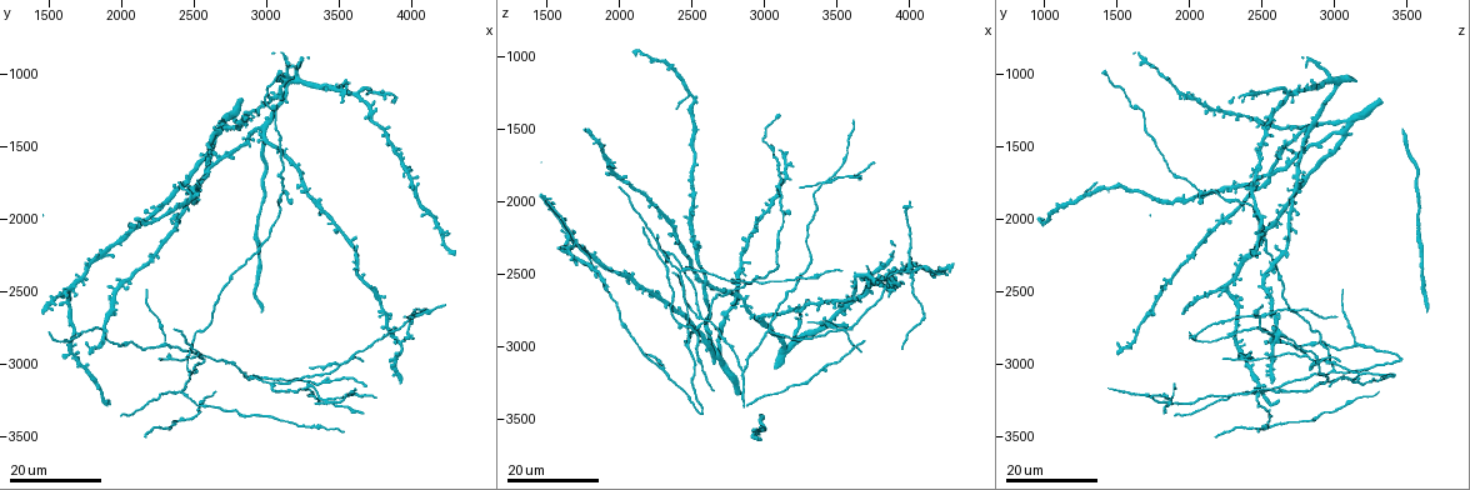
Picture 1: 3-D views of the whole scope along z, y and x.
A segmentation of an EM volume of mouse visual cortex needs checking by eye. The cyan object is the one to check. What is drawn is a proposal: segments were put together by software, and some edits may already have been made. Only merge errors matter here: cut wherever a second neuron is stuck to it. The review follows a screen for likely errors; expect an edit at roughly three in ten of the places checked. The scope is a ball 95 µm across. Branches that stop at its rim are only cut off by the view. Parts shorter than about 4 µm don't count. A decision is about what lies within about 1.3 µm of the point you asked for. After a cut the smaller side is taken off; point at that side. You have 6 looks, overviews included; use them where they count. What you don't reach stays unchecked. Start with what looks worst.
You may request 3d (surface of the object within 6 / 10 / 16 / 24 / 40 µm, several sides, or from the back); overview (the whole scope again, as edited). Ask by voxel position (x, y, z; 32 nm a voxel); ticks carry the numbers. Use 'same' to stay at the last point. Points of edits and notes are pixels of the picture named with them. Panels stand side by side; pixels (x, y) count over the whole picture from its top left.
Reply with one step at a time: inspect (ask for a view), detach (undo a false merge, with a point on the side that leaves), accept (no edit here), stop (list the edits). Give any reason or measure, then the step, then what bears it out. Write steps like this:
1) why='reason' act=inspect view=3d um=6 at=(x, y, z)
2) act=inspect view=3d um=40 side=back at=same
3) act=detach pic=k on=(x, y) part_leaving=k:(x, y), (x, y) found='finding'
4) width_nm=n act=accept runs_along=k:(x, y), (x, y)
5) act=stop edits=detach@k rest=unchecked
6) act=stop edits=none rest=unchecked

why='arms part here' act=inspect view=3d um=16 at=(3020, 3140, 2900)

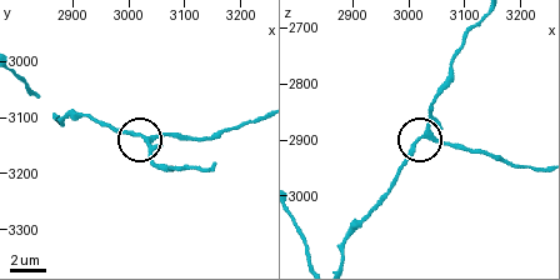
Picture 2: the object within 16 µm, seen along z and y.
act=inspect view=3d um=10 at=(3035, 3145, 2880)

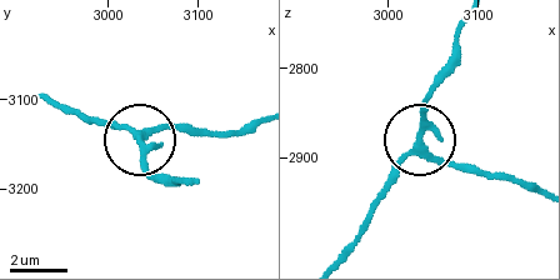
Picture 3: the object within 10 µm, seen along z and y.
act=inspect view=3d um=10 side=back at=(3035, 3145, 2880)

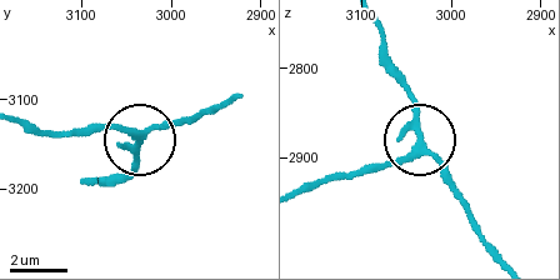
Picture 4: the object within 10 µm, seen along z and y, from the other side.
width_nm=220 act=accept runs_along=4:(305, 190), (385, 169), (418, 143), (468, 200) found='continuous, no second neuron'

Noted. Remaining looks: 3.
why='branch point' act=inspect view=3d um=16 at=(2440, 3020, 2980)

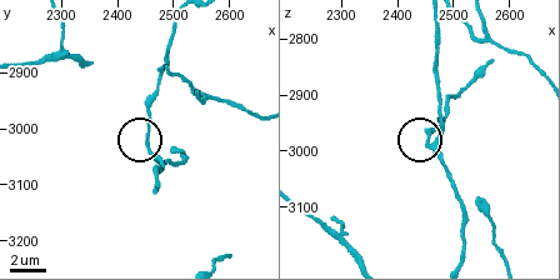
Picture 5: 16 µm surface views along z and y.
why='closer look' act=inspect view=3d um=10 at=(2465, 3040, 2995)

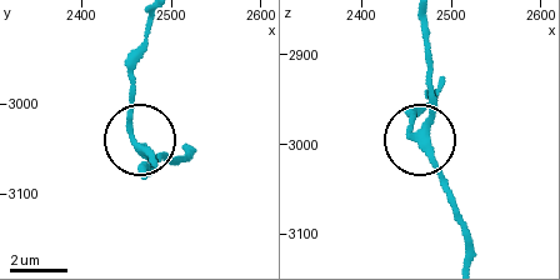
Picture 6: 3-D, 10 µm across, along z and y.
arms=3 act=accept found='continuous, no second neuron'

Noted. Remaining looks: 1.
act=stop edits=none rest=unchecked

